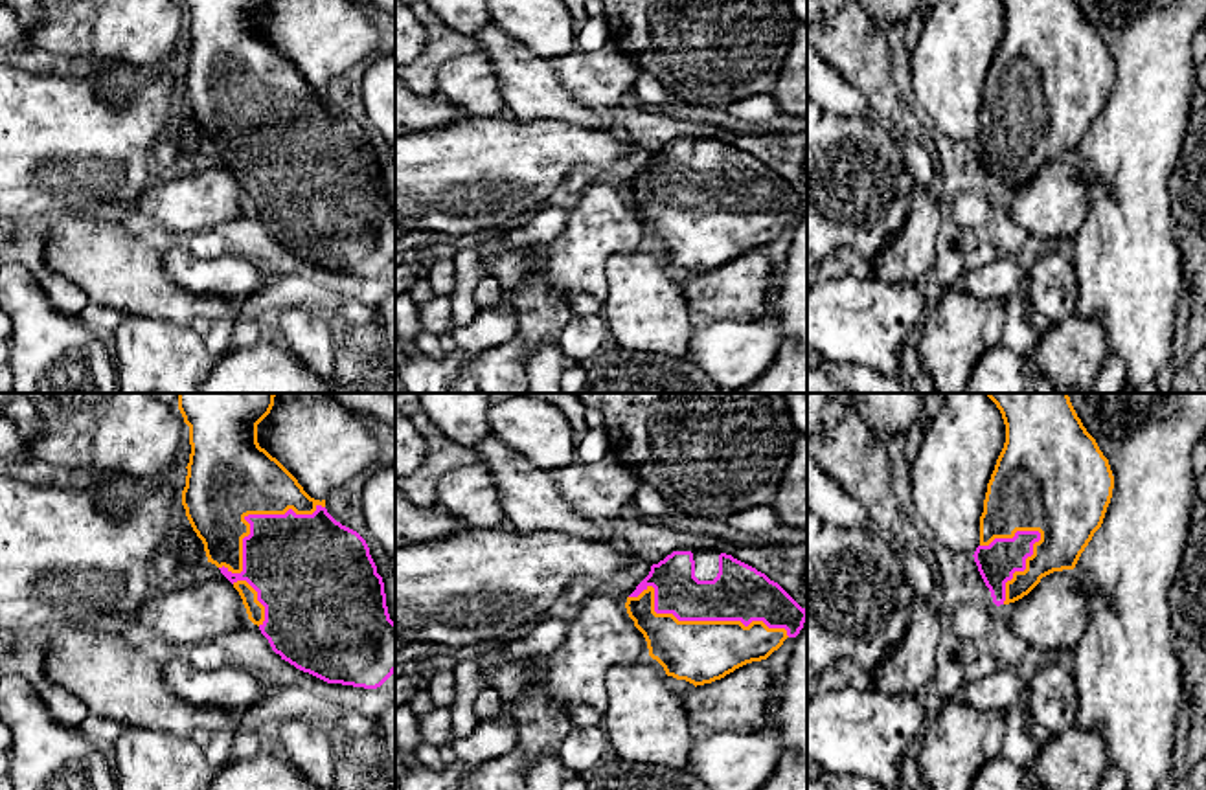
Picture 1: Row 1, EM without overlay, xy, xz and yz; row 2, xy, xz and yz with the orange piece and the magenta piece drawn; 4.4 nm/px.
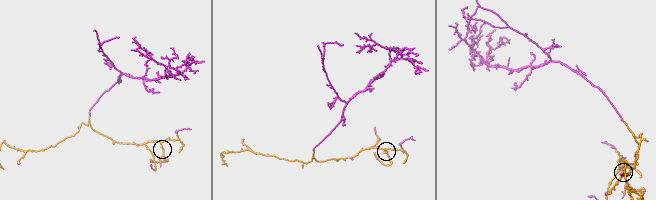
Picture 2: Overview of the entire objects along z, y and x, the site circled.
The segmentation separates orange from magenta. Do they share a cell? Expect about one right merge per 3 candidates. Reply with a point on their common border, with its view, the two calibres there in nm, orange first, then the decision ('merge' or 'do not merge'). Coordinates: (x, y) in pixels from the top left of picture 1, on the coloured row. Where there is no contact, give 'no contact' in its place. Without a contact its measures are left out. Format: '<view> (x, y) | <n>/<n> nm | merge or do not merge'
xz (701, 621) | 280/240 nm | merge

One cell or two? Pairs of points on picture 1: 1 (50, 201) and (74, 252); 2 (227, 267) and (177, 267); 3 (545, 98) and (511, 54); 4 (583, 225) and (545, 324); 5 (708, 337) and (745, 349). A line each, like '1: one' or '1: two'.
1: two
2: one
3: one
4: two
5: one

